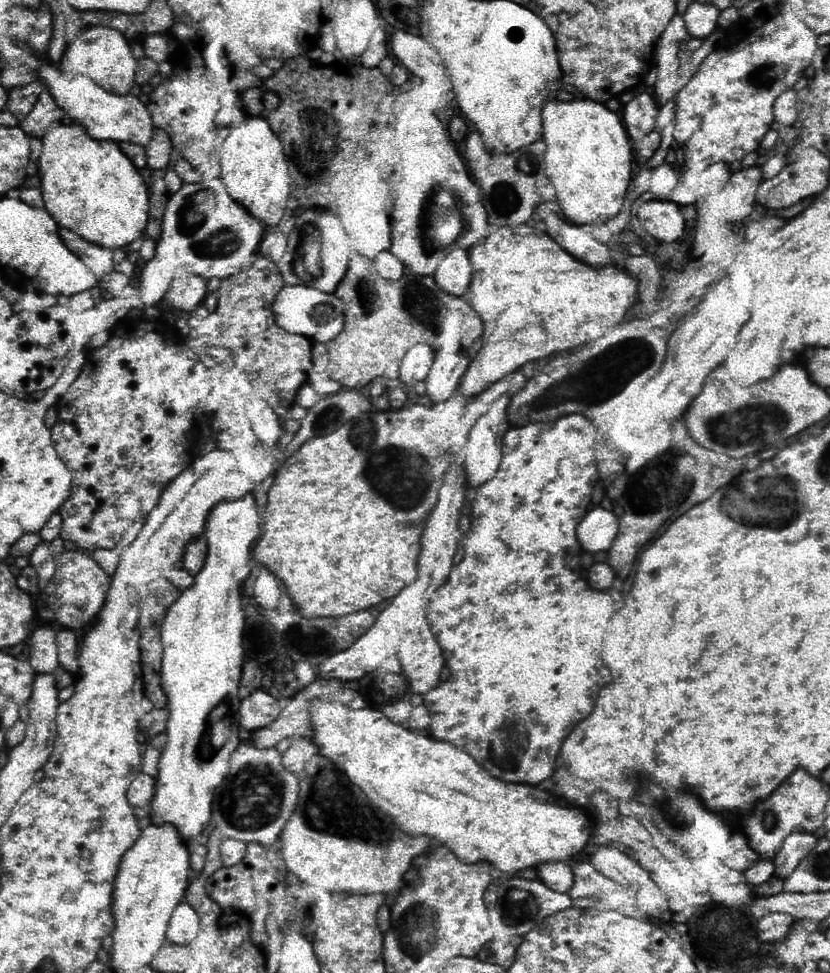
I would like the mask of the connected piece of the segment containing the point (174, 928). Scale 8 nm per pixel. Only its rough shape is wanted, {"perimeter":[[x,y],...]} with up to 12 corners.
{"perimeter":[[179,903],[167,927],[167,941],[185,945],[197,937],[199,917]]}

